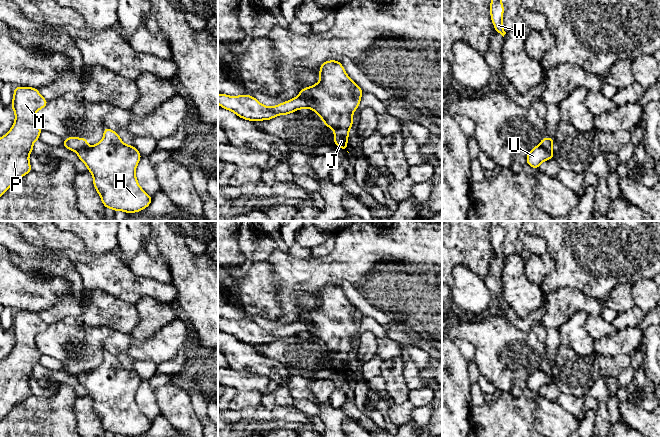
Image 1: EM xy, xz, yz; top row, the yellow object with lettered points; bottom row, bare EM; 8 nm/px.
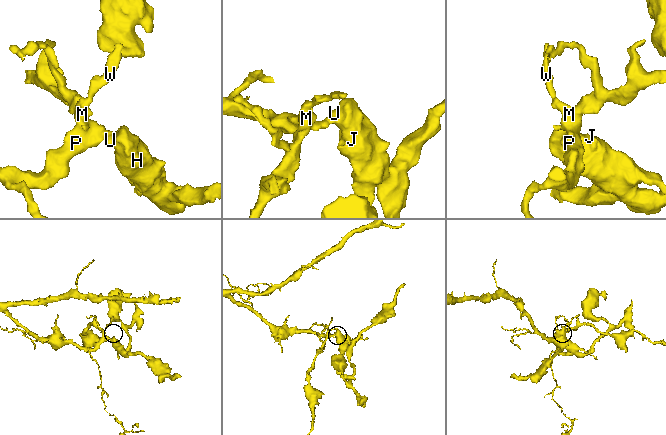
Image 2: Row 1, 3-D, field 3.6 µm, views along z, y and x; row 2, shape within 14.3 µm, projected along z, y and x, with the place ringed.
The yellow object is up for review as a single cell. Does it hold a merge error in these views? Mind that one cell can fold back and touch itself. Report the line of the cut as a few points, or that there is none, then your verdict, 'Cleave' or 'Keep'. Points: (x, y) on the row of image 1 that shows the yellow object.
Split along xz (299, 95), (308, 102), (308, 107). Cleave

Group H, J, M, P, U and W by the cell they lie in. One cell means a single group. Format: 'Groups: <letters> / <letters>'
Groups: H J U / M P W

